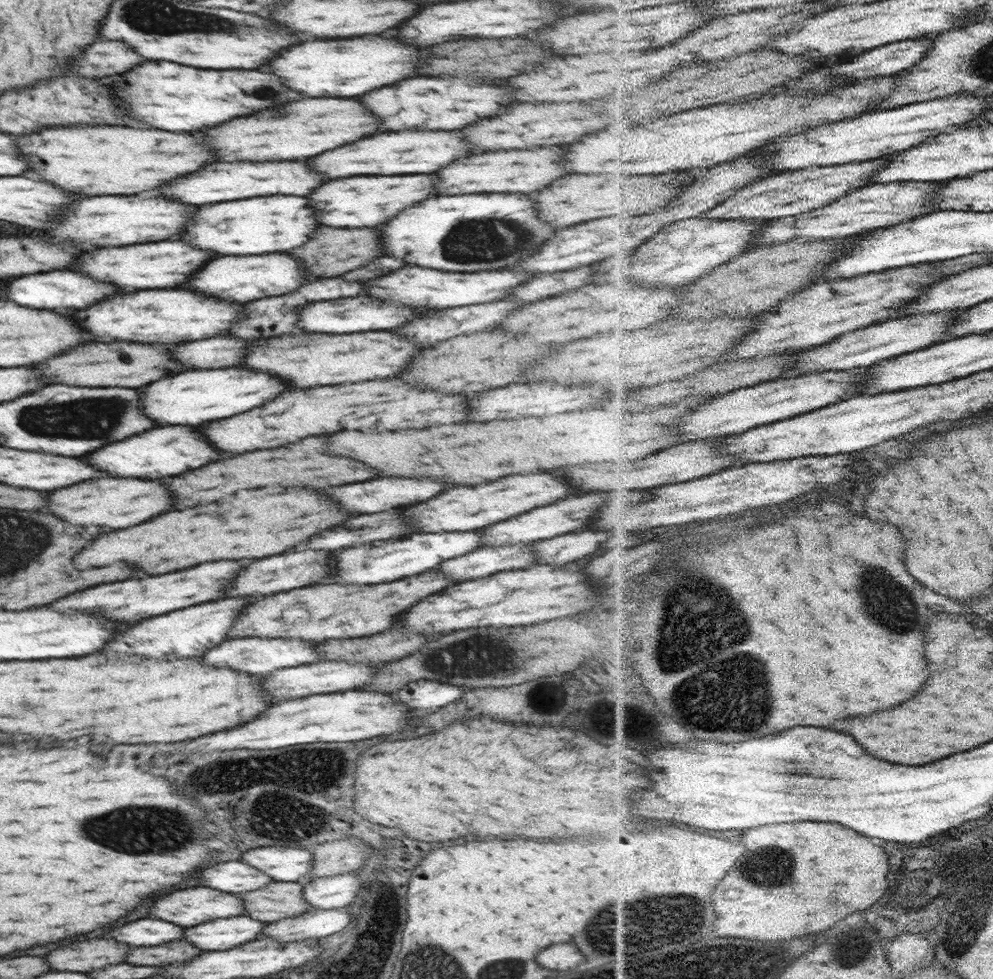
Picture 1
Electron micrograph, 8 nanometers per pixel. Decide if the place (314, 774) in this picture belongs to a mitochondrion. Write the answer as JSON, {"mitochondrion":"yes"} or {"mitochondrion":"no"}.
{"mitochondrion":"yes"}

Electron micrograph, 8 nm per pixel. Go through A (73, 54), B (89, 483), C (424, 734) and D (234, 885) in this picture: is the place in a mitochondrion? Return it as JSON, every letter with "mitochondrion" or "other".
{"A":"other","B":"other","C":"other","D":"other"}

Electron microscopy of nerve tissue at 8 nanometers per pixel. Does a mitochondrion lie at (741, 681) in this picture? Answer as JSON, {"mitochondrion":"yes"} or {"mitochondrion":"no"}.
{"mitochondrion":"yes"}

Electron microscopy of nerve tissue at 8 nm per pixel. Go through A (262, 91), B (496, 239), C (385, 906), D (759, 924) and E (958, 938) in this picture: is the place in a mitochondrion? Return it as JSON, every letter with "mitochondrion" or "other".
{"A":"mitochondrion","B":"mitochondrion","C":"other","D":"other","E":"mitochondrion"}

